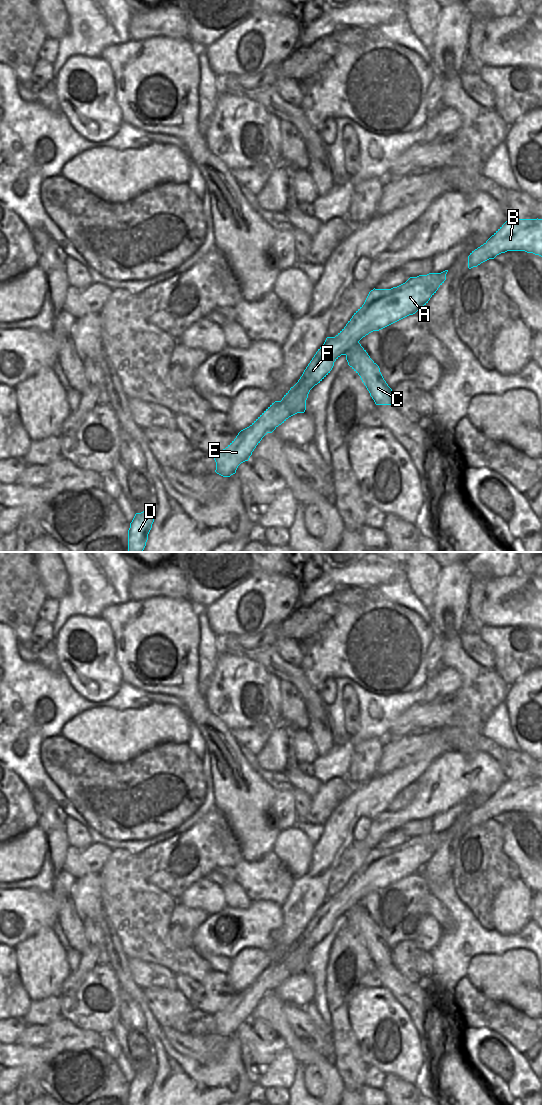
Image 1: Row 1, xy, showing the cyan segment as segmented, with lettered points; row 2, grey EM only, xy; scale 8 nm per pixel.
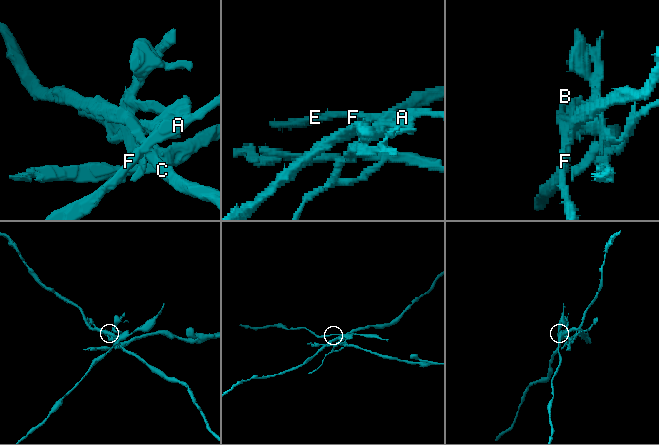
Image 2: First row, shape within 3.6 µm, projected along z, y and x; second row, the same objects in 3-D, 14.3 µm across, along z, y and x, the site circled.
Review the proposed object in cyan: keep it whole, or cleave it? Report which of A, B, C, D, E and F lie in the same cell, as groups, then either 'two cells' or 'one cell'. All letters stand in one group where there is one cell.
A B D E F / C | two cells

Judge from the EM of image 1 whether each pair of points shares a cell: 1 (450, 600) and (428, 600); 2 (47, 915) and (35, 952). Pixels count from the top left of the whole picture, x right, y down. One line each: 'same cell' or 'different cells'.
1: different cells
2: different cells

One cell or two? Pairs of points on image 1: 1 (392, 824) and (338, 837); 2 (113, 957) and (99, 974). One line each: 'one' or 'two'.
1: two
2: two

